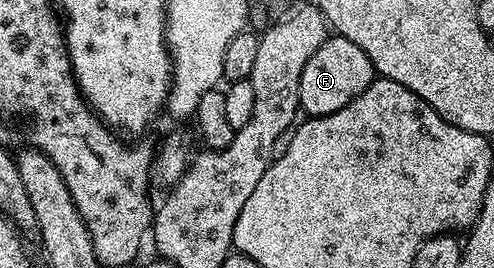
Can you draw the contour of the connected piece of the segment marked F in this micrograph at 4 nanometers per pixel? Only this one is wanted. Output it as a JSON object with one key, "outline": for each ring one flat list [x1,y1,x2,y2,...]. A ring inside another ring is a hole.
{"outline":[[329,35,324,38,322,47,310,55,306,67,302,67,302,79,300,80,300,107,308,117,321,117,330,115,350,99,362,95,366,87,374,79,374,70,366,51,358,47,358,43,350,43,350,39,339,35]]}

